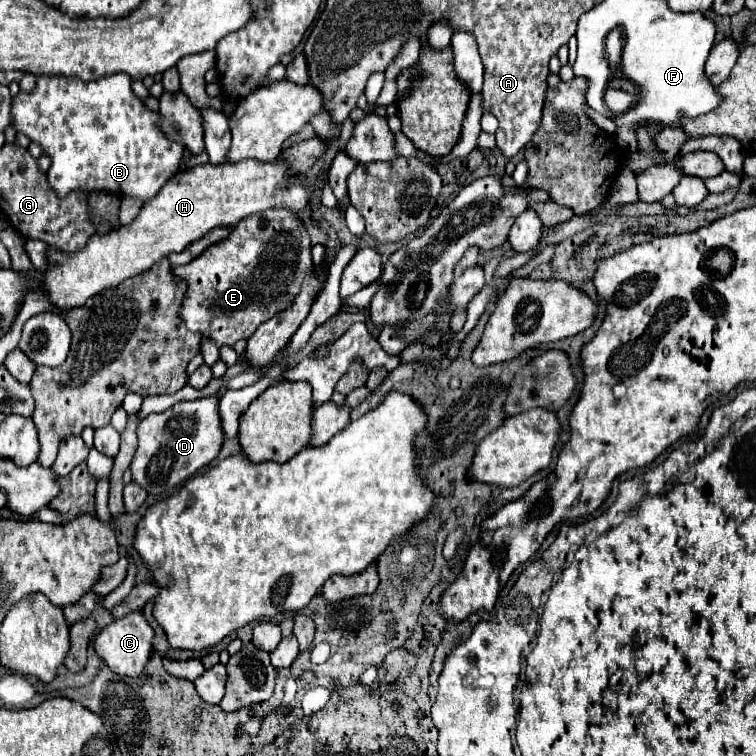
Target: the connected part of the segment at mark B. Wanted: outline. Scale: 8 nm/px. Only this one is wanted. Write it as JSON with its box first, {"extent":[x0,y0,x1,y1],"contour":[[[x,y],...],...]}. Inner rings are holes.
{"extent":[10,74,186,204],"contour":[[[112,74],[100,78],[100,82],[80,82],[80,78],[72,76],[36,76],[32,92],[20,90],[20,94],[14,96],[10,114],[10,128],[24,132],[32,142],[40,144],[42,154],[52,160],[46,178],[58,198],[72,192],[82,192],[84,196],[108,192],[122,198],[138,198],[146,204],[174,174],[178,174],[186,150],[184,142],[174,142],[162,132],[160,114],[146,108],[144,100],[134,94],[128,74]]]}

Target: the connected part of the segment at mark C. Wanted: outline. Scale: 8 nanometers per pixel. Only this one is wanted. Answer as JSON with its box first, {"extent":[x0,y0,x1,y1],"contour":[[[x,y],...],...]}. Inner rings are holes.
{"extent":[94,612,154,676],"contour":[[[130,612],[128,616],[108,624],[96,636],[94,648],[102,656],[102,660],[110,666],[112,672],[116,672],[120,676],[140,676],[144,672],[150,656],[152,656],[152,638],[154,638],[154,630],[148,624],[148,620],[144,618],[144,614],[142,612]]]}

